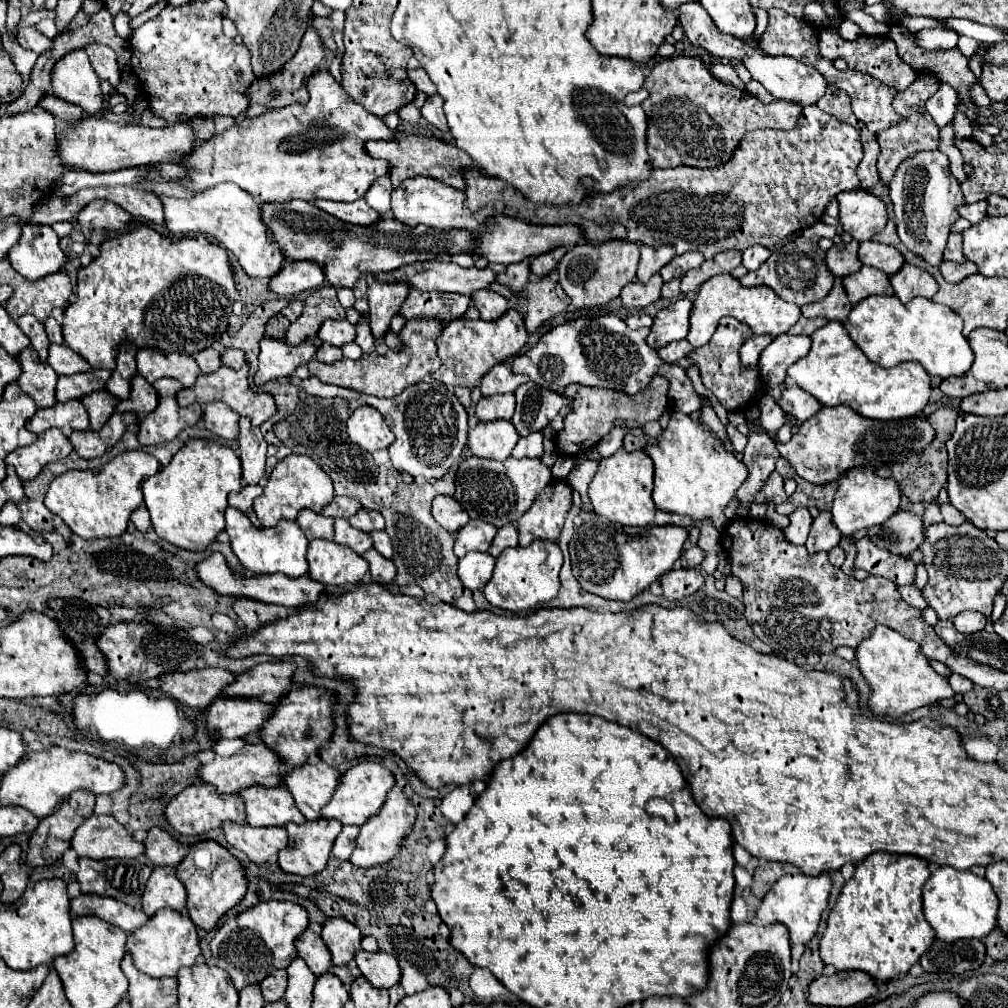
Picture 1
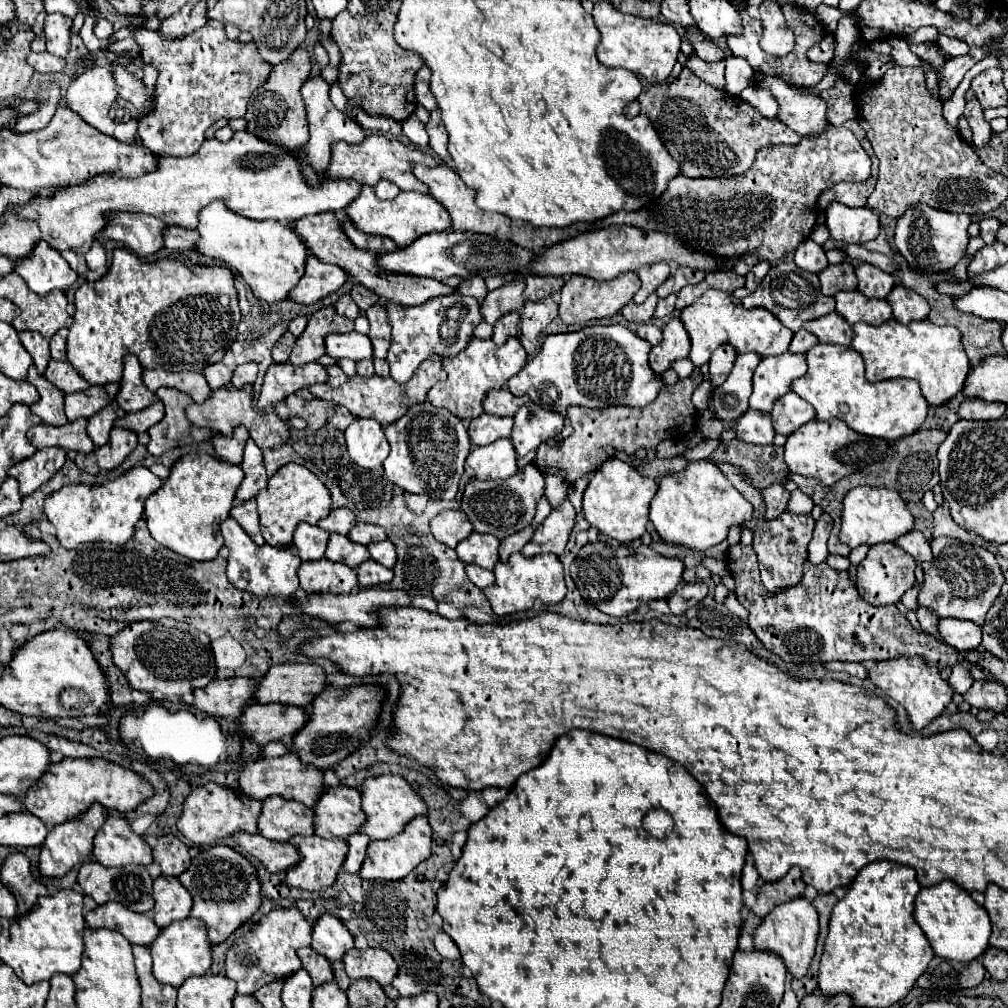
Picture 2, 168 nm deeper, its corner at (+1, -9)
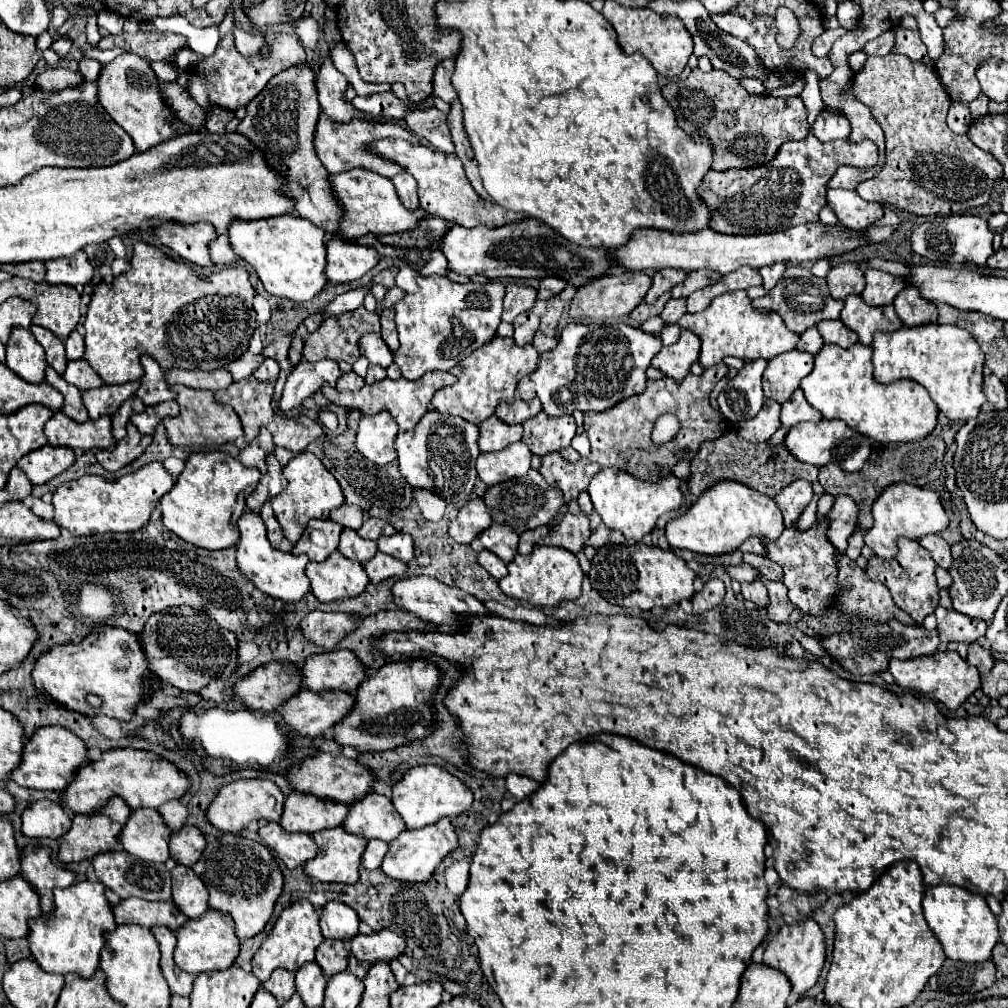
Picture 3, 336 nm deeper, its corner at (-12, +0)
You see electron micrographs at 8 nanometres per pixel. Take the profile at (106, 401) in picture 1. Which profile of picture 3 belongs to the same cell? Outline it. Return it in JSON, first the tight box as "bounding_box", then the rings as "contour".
{"bounding_box":[112,399,134,441],"contour":[[[128,399],[126,403],[122,403],[122,407],[112,415],[112,435],[116,441],[126,437],[126,423],[130,419],[130,415],[134,413],[132,409],[132,399]]]}

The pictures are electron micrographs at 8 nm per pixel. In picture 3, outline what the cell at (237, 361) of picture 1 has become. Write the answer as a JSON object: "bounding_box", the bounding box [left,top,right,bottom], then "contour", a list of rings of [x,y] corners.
{"bounding_box":[254,359,278,381],"contour":[[[266,359],[262,363],[262,367],[258,367],[258,371],[254,371],[254,377],[258,381],[274,381],[278,377],[278,363],[274,359]]]}

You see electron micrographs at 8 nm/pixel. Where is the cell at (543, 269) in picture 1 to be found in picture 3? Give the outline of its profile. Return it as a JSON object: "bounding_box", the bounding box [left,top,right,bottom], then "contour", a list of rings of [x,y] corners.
{"bounding_box":[538,277,566,299],"contour":[[[546,277],[546,279],[540,279],[538,299],[550,299],[550,297],[558,295],[564,287],[566,287],[566,281],[564,281],[564,279],[558,279],[558,277]]]}

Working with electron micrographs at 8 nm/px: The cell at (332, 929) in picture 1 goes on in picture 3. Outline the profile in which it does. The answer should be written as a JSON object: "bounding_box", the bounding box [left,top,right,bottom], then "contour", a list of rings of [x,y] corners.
{"bounding_box":[320,901,360,943],"contour":[[[338,901],[326,903],[320,911],[320,929],[326,939],[340,939],[344,943],[352,941],[352,937],[360,933],[358,923],[360,919],[356,911]]]}

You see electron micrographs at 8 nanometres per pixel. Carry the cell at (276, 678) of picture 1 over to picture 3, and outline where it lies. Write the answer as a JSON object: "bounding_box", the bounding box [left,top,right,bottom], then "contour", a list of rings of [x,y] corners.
{"bounding_box":[300,649,366,693],"contour":[[[346,649],[306,657],[300,673],[302,687],[314,693],[320,691],[354,693],[354,689],[358,689],[360,681],[366,677],[366,669],[360,665],[356,655]]]}

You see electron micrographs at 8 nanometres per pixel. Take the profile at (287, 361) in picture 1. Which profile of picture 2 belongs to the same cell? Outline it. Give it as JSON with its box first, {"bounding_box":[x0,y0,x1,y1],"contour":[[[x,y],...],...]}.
{"bounding_box":[259,364,327,408],"contour":[[[273,364],[265,374],[263,390],[259,396],[259,408],[271,408],[285,400],[289,394],[297,394],[301,388],[327,382],[327,370],[319,364],[305,364],[303,368],[293,368],[291,364]]]}

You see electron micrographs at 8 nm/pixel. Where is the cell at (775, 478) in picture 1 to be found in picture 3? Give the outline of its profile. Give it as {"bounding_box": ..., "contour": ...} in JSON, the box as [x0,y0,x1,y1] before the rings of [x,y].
{"bounding_box":[774,479,814,525],"contour":[[[798,479],[798,481],[786,485],[786,487],[774,497],[776,505],[780,507],[780,511],[782,511],[782,515],[784,515],[784,523],[786,523],[786,525],[794,523],[794,521],[800,517],[800,513],[804,511],[804,507],[810,503],[812,495],[814,495],[814,493],[812,493],[812,485],[806,483],[804,479]]]}

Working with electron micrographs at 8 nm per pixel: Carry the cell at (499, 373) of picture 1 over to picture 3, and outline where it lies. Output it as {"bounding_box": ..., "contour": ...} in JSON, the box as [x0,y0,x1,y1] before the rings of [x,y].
{"bounding_box":[496,399,542,423],"contour":[[[514,399],[514,403],[500,403],[496,407],[496,415],[506,423],[524,423],[526,419],[534,417],[538,411],[542,411],[538,399],[532,399],[530,403]]]}

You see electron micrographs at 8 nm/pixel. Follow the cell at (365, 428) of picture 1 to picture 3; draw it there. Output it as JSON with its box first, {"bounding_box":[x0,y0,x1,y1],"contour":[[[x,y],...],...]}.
{"bounding_box":[356,411,400,465],"contour":[[[380,411],[376,415],[362,415],[356,435],[356,447],[372,463],[386,465],[396,459],[394,439],[398,431],[400,429],[388,411]]]}

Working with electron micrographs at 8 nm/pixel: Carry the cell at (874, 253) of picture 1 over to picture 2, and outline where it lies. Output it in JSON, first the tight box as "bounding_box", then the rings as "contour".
{"bounding_box":[857,264,895,298],"contour":[[[861,264],[857,270],[857,280],[859,280],[859,286],[857,290],[867,296],[867,298],[885,298],[893,286],[895,286],[895,278],[871,264]]]}

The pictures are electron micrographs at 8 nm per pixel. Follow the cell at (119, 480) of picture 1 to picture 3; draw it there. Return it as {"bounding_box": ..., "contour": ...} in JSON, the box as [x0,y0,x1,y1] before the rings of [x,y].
{"bounding_box":[52,463,174,535],"contour":[[[148,463],[134,473],[122,475],[116,481],[106,481],[98,475],[84,475],[76,481],[62,483],[52,499],[54,521],[58,527],[68,529],[72,535],[94,535],[106,531],[138,531],[142,529],[164,493],[174,487],[172,475],[162,463]]]}

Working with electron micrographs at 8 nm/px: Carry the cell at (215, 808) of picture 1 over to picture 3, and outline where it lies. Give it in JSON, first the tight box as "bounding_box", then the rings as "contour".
{"bounding_box":[206,779,284,833],"contour":[[[238,779],[232,783],[226,783],[216,793],[214,801],[206,809],[206,819],[220,831],[238,833],[242,831],[250,821],[266,819],[266,821],[278,821],[282,815],[284,795],[282,791],[266,779]]]}

